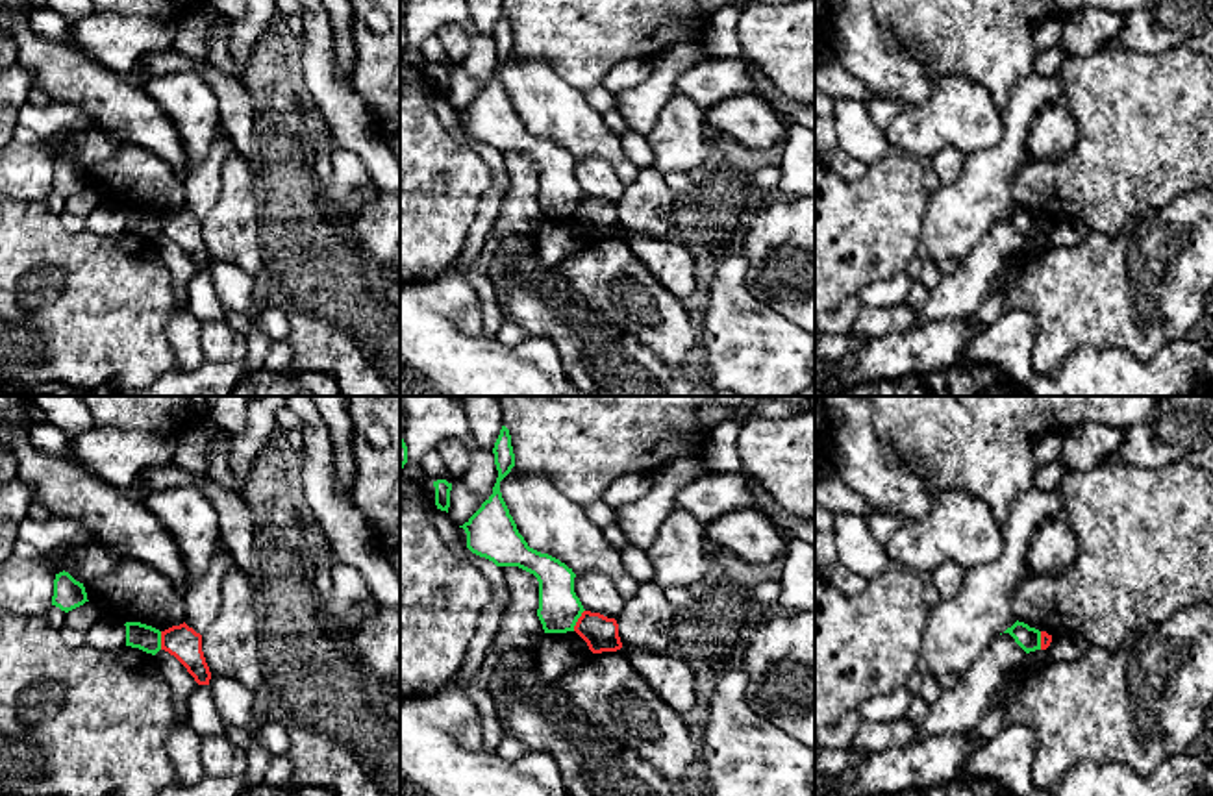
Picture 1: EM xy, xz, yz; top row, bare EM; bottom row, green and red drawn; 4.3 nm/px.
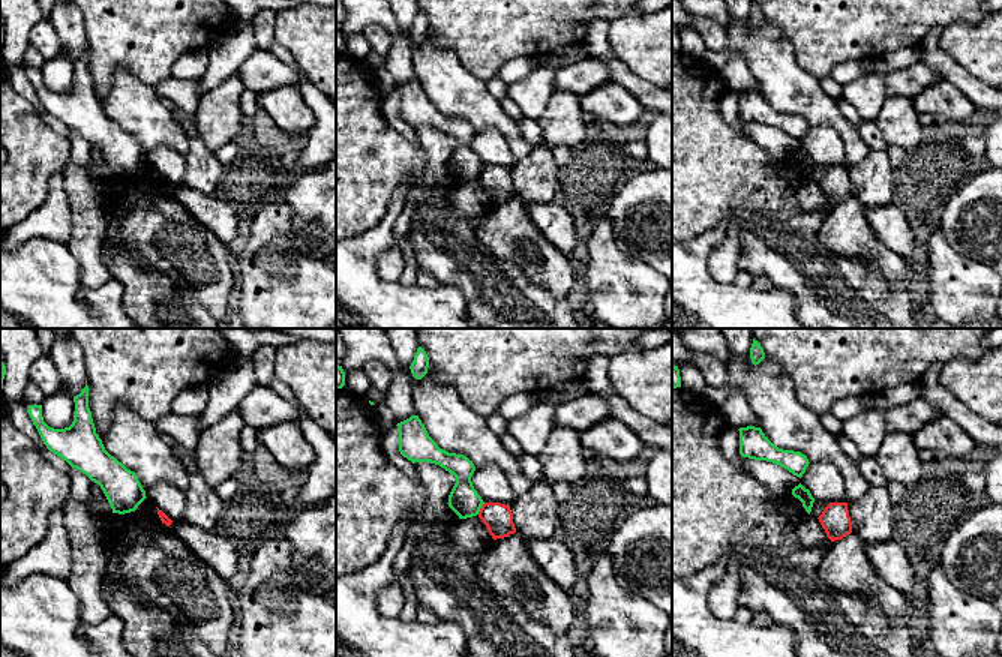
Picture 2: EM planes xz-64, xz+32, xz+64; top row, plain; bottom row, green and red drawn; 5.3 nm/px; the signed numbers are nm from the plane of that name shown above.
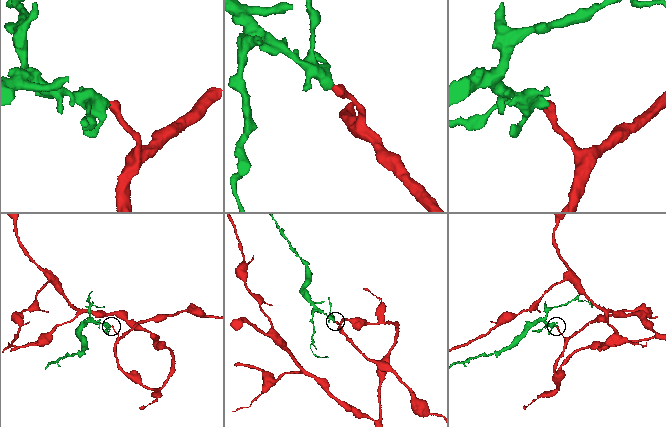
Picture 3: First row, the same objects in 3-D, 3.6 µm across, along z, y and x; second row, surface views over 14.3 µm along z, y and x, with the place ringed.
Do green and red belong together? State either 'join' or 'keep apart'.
keep apart

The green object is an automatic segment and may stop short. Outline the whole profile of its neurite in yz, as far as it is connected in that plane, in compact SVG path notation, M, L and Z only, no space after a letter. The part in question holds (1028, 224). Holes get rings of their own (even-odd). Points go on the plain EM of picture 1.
M1017 205L1004 218L1009 218L1026 239L1041 235L1041 217L1024 207Z

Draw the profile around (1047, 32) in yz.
M1048 17L1039 20L1032 30L1032 41L1035 46L1035 52L1043 52L1054 44L1059 44L1063 31L1063 20L1057 17Z

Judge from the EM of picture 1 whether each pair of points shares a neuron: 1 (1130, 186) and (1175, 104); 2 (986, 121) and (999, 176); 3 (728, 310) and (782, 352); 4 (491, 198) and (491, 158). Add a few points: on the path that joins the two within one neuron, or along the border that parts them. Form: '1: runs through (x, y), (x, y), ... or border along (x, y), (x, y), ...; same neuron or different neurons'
1: runs through (1130, 165), (1130, 156), (1158, 124); same neuron
2: border along (1002, 110), (1002, 137), (991, 147), (965, 154); different neurons
3: runs through (741, 323), (769, 350); same neuron
4: runs through (499, 189), (499, 167); same neuron

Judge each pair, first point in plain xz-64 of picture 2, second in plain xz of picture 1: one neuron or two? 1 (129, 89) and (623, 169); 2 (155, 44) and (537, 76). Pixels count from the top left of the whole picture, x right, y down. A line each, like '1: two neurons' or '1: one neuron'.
1: one neuron
2: two neurons

